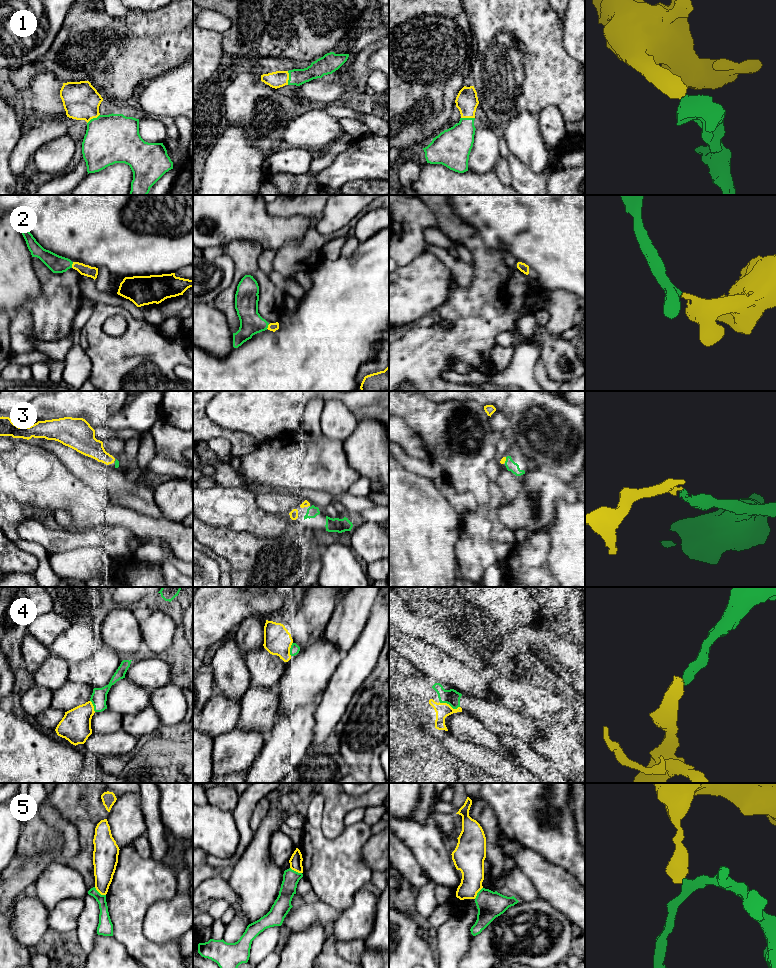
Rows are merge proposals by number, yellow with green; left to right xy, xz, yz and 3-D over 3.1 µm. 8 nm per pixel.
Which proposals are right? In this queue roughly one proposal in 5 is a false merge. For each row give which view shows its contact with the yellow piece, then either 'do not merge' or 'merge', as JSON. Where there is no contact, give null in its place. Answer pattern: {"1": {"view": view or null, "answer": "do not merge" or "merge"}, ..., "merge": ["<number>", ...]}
{"1": {"view": "xz", "answer": "merge"}, "2": {"view": "xy", "answer": "merge"}, "3": {"view": "yz", "answer": "merge"}, "4": {"view": "yz", "answer": "merge"}, "5": {"view": "xy", "answer": "do not merge"}, "merge": ["1", "2", "3", "4"]}

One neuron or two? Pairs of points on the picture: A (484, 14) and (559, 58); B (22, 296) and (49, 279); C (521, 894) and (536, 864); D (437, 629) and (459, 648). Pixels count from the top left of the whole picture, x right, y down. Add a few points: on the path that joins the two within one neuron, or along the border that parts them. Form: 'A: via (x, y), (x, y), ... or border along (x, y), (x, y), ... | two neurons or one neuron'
A: via (503, 18), (540, 55) | one neuron
B: border along (31, 263), (40, 293), (29, 306) | two neurons
C: border along (516, 865), (528, 877), (539, 896) | two neurons
D: via (442, 634), (454, 646) | one neuron

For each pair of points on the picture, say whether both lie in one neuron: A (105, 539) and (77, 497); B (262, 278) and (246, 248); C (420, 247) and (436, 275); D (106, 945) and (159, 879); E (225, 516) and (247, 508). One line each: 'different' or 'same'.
A: different
B: same
C: different
D: different
E: same

